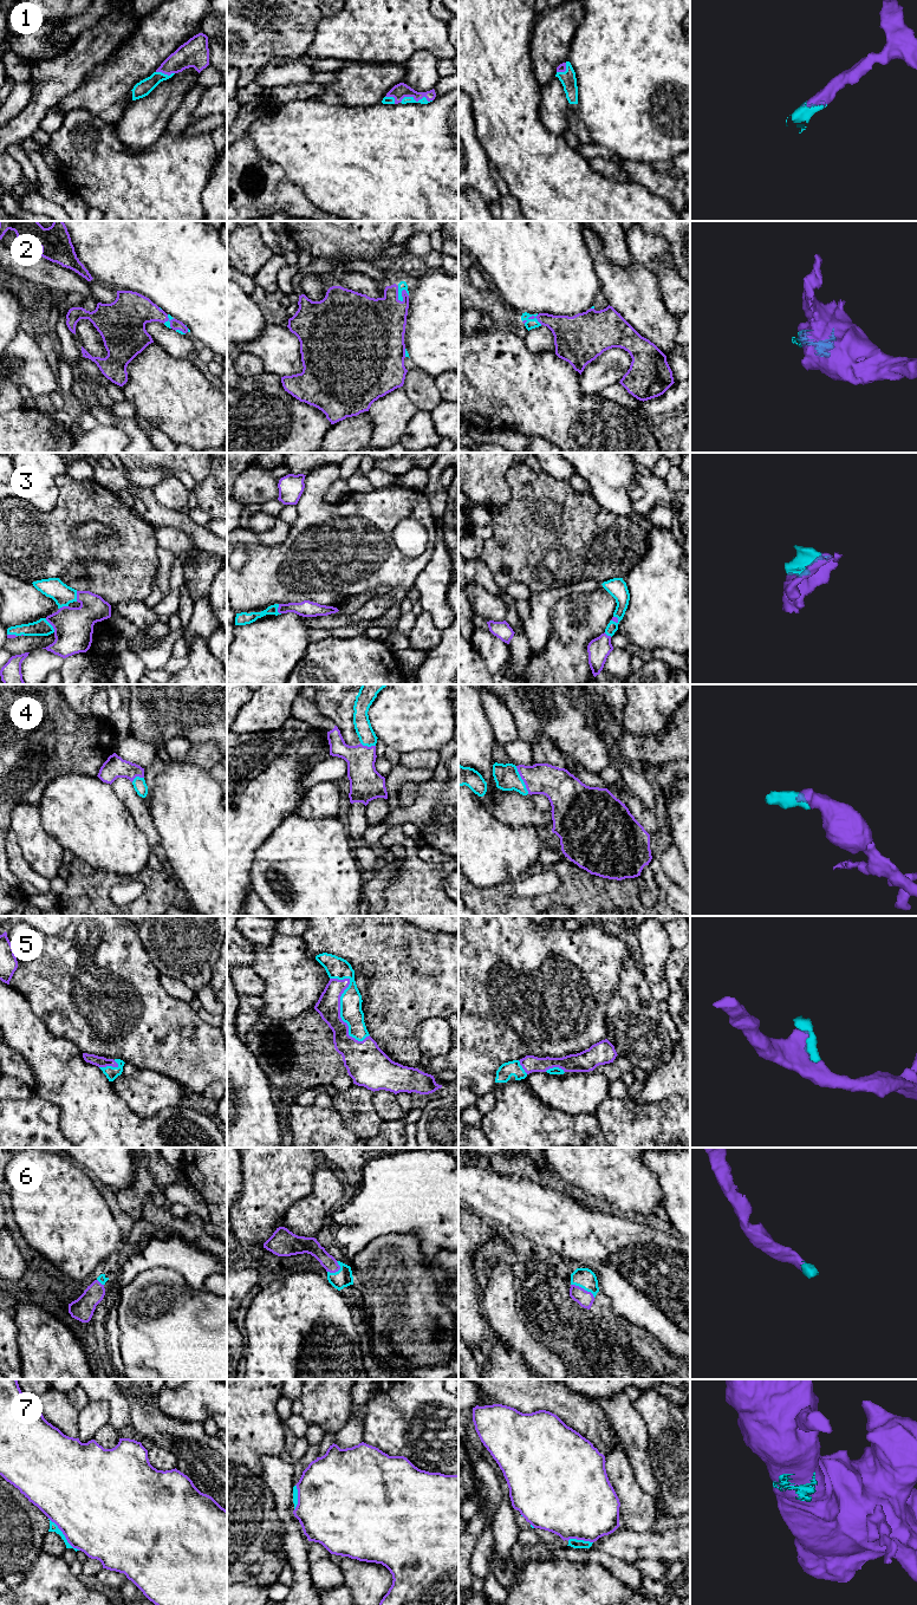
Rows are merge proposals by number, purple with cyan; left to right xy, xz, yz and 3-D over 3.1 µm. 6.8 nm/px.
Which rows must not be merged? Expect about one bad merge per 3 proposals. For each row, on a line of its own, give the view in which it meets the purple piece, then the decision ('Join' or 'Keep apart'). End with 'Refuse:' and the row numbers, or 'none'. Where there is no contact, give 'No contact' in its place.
1: Touches purple in xz. Join
2: Touches purple in xz. Join
3: Touches purple in xy. Join
4: Touches purple in yz. Join
5: Touches purple in xz. Join
6: Touches purple in yz. Join
7: Touches purple in xy. Keep apart
Refuse: 7

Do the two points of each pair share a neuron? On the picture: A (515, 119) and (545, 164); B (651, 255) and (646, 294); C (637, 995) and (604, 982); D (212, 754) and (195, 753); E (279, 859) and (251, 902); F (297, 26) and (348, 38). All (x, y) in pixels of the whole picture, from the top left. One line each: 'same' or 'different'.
A: same
B: different
C: different
D: same
E: different
F: different

